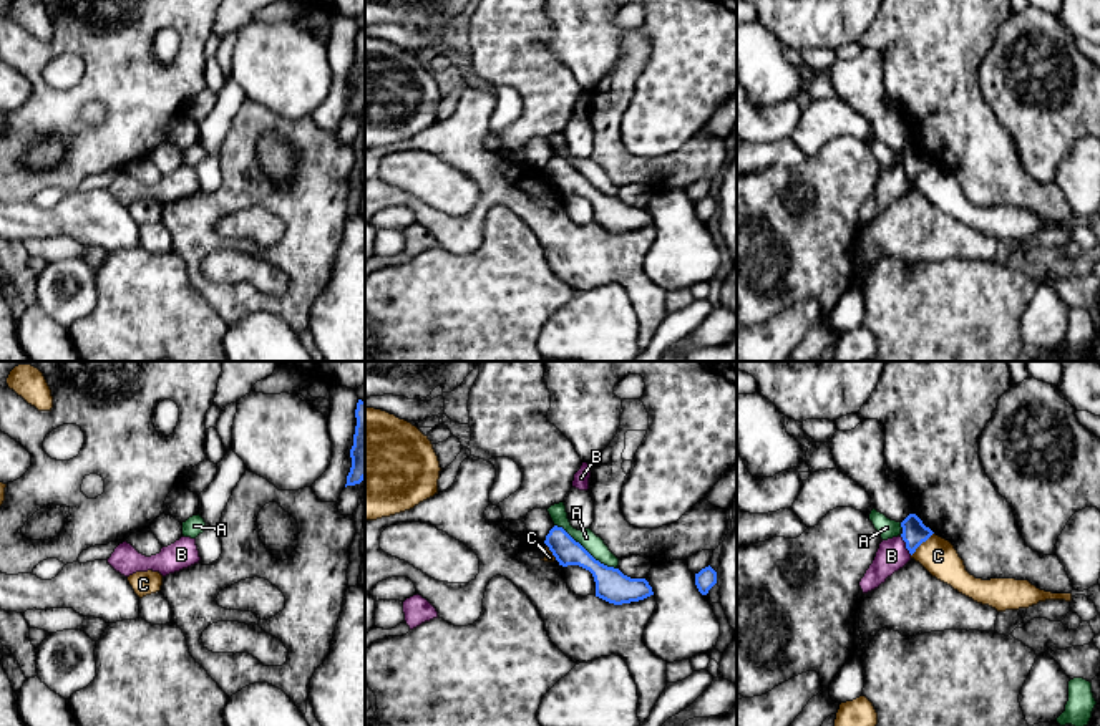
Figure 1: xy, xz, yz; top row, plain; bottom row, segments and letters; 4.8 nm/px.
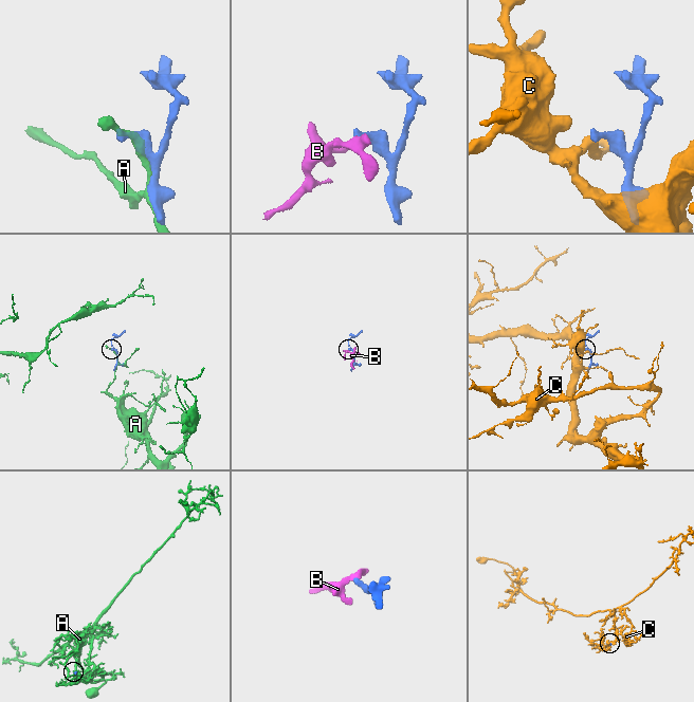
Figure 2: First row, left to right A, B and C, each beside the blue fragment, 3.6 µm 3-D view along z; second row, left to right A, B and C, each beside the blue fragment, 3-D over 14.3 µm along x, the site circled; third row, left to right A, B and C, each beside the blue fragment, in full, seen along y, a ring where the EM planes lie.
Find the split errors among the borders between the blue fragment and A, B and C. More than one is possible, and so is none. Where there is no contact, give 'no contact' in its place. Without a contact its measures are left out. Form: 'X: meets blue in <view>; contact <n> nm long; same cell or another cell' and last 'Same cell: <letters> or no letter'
A: meets blue in xz; contact 380 nm long; another cell
B: meets blue in yz; contact 110 nm long; another cell
C: meets blue in yz; contact 160 nm long; another cell
Same cell: no letter

